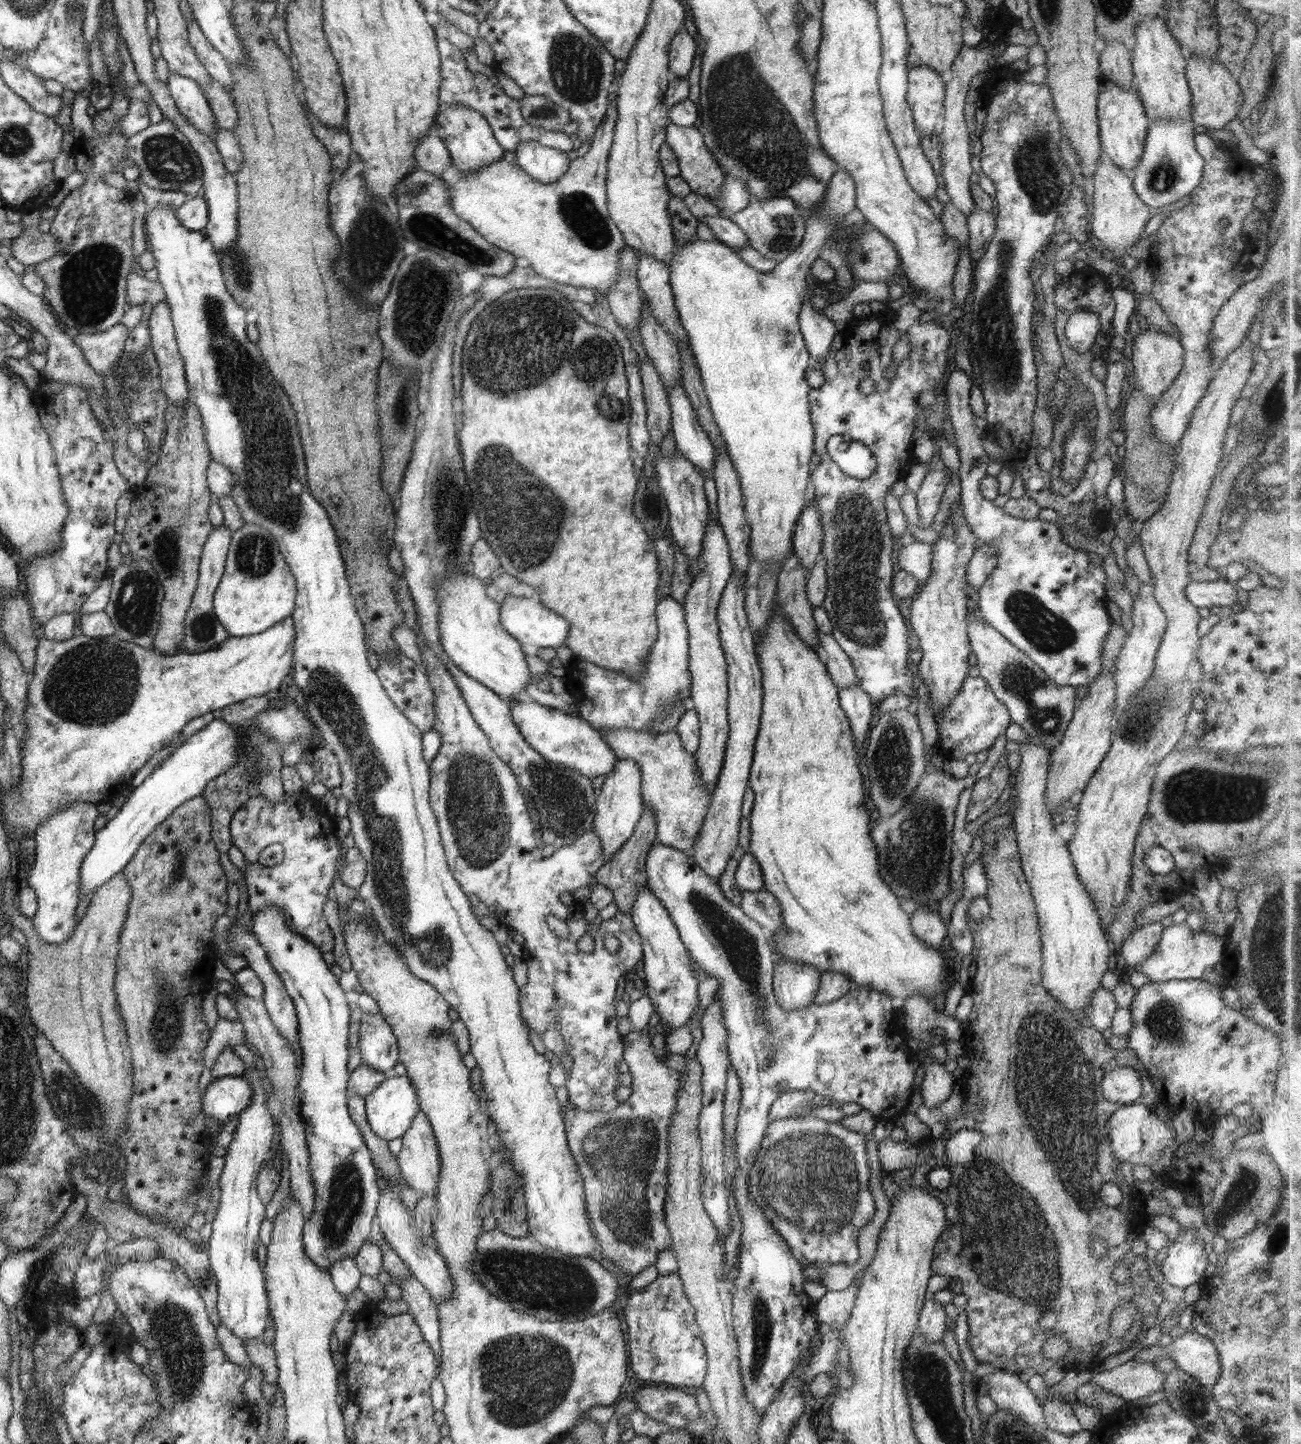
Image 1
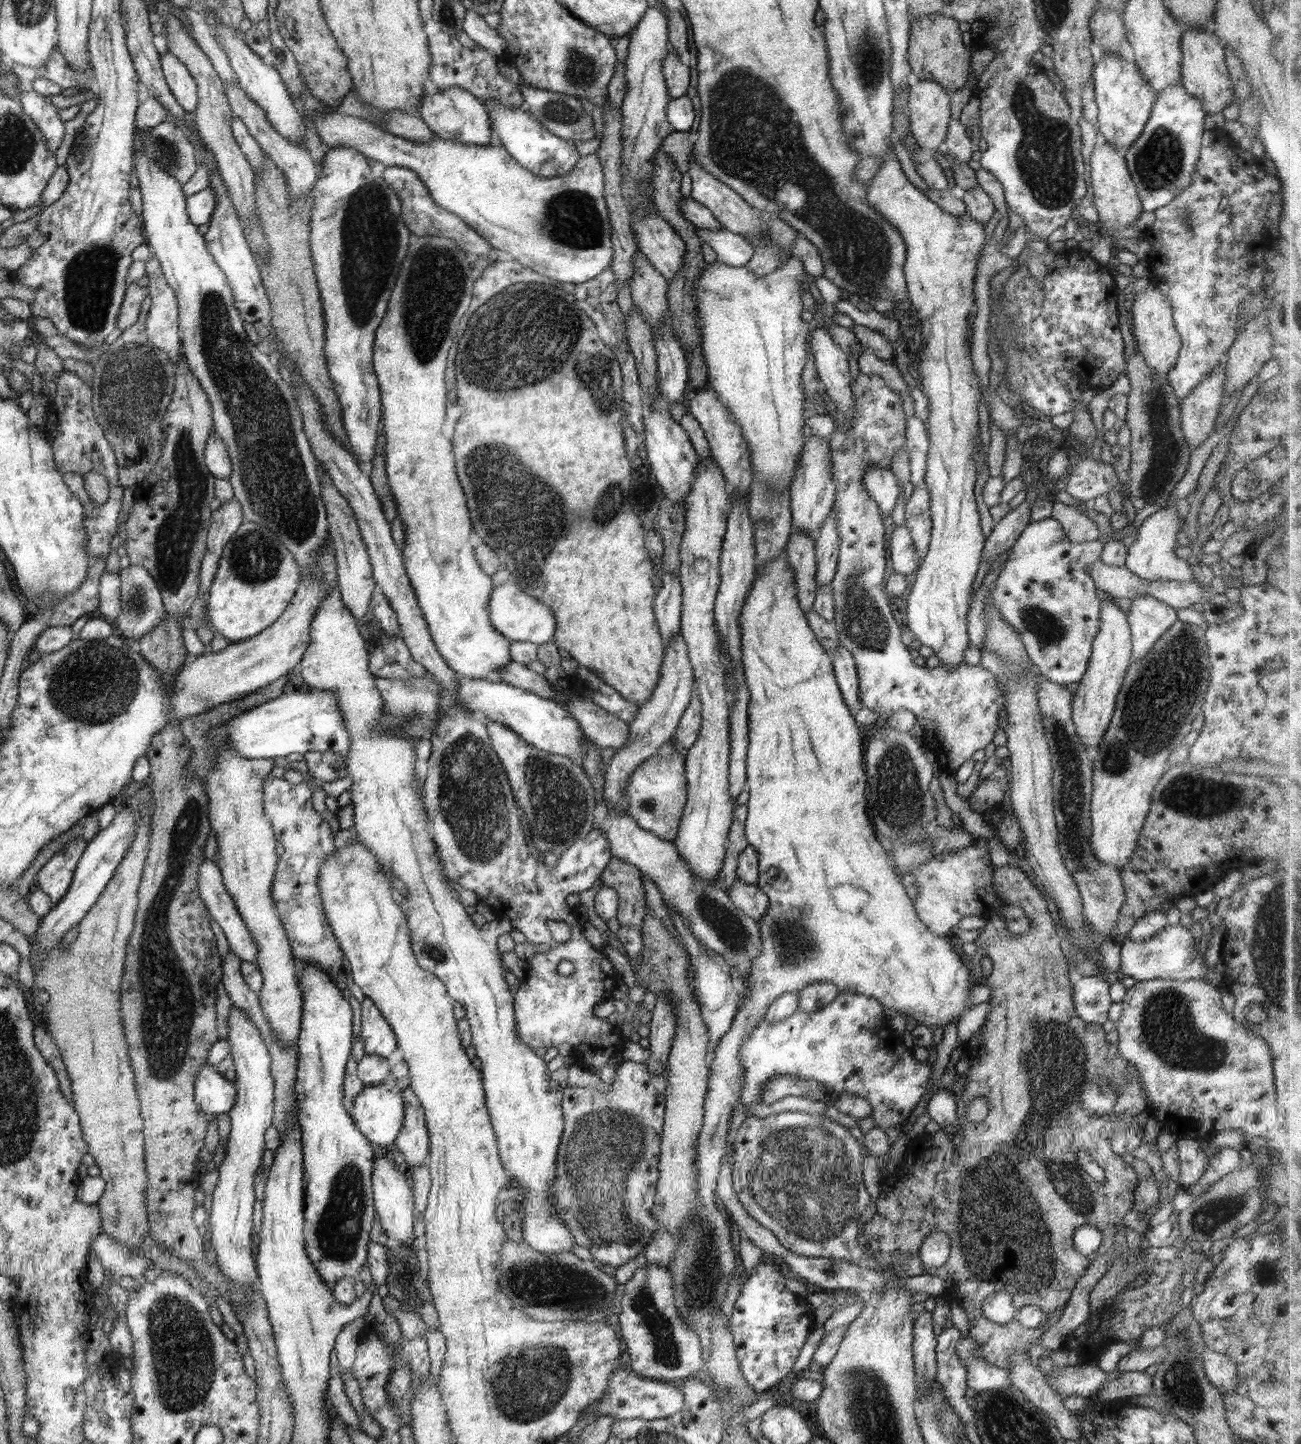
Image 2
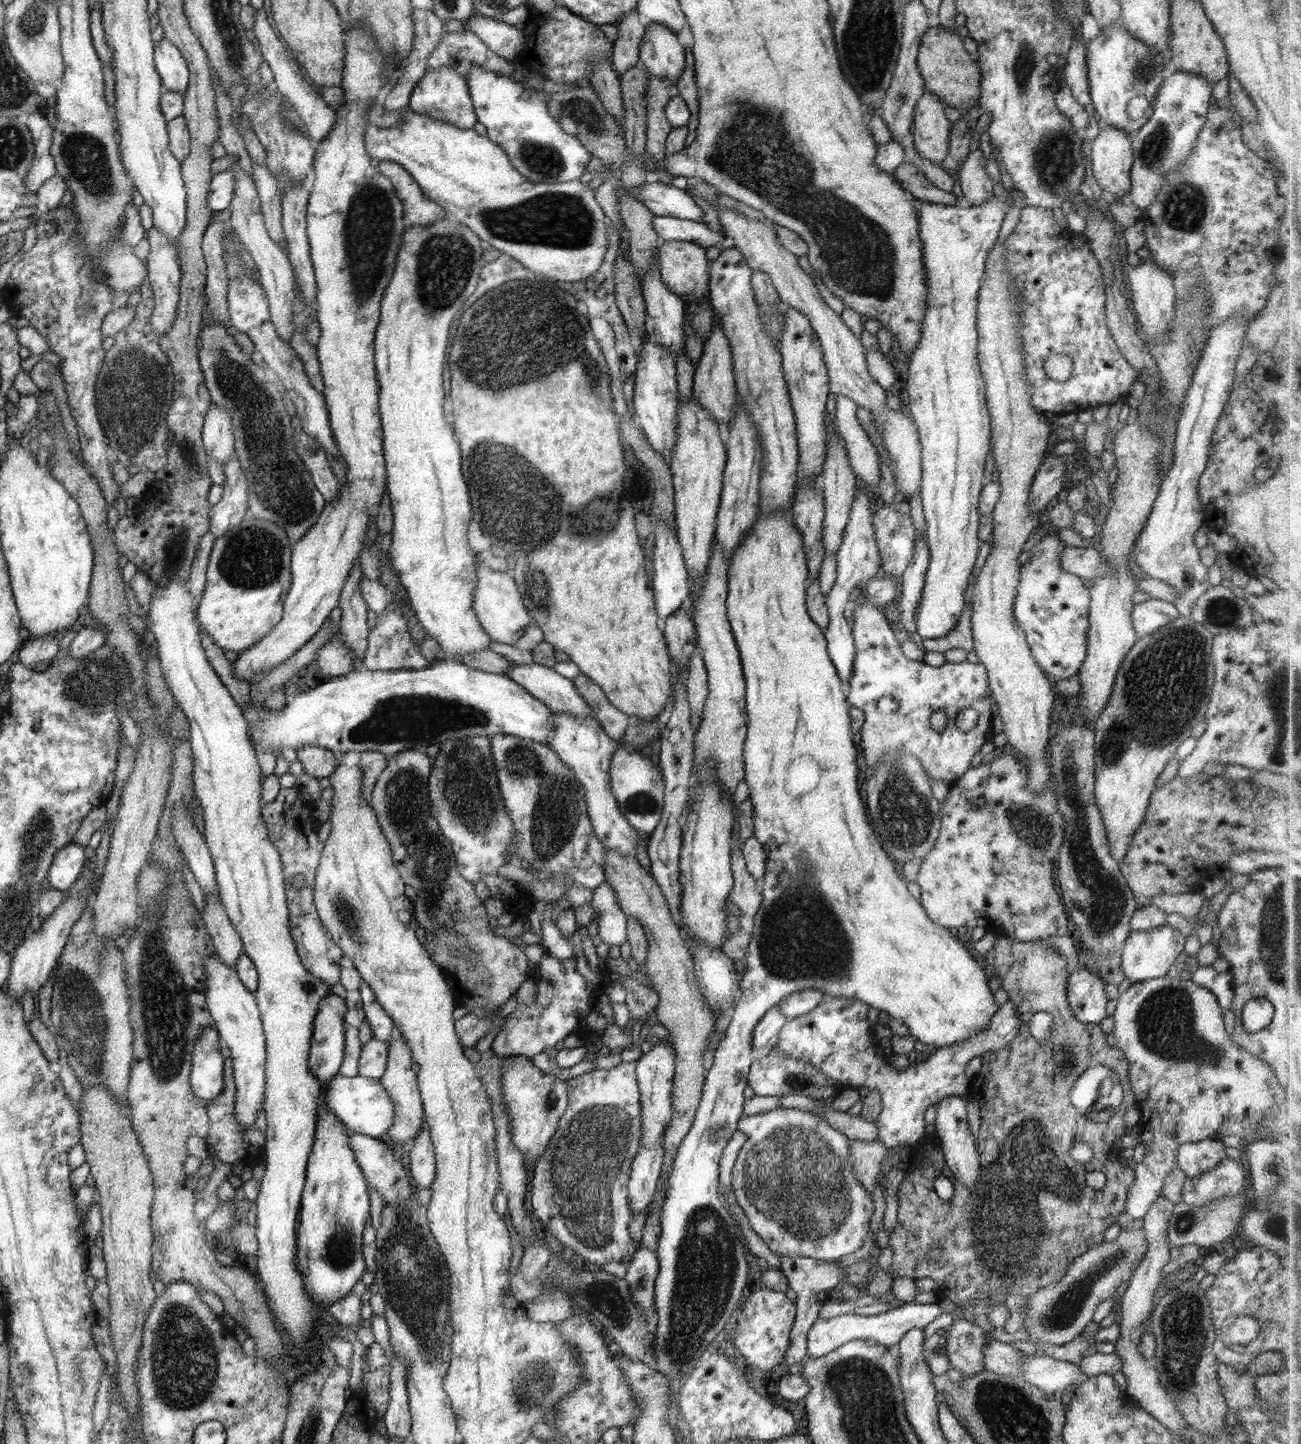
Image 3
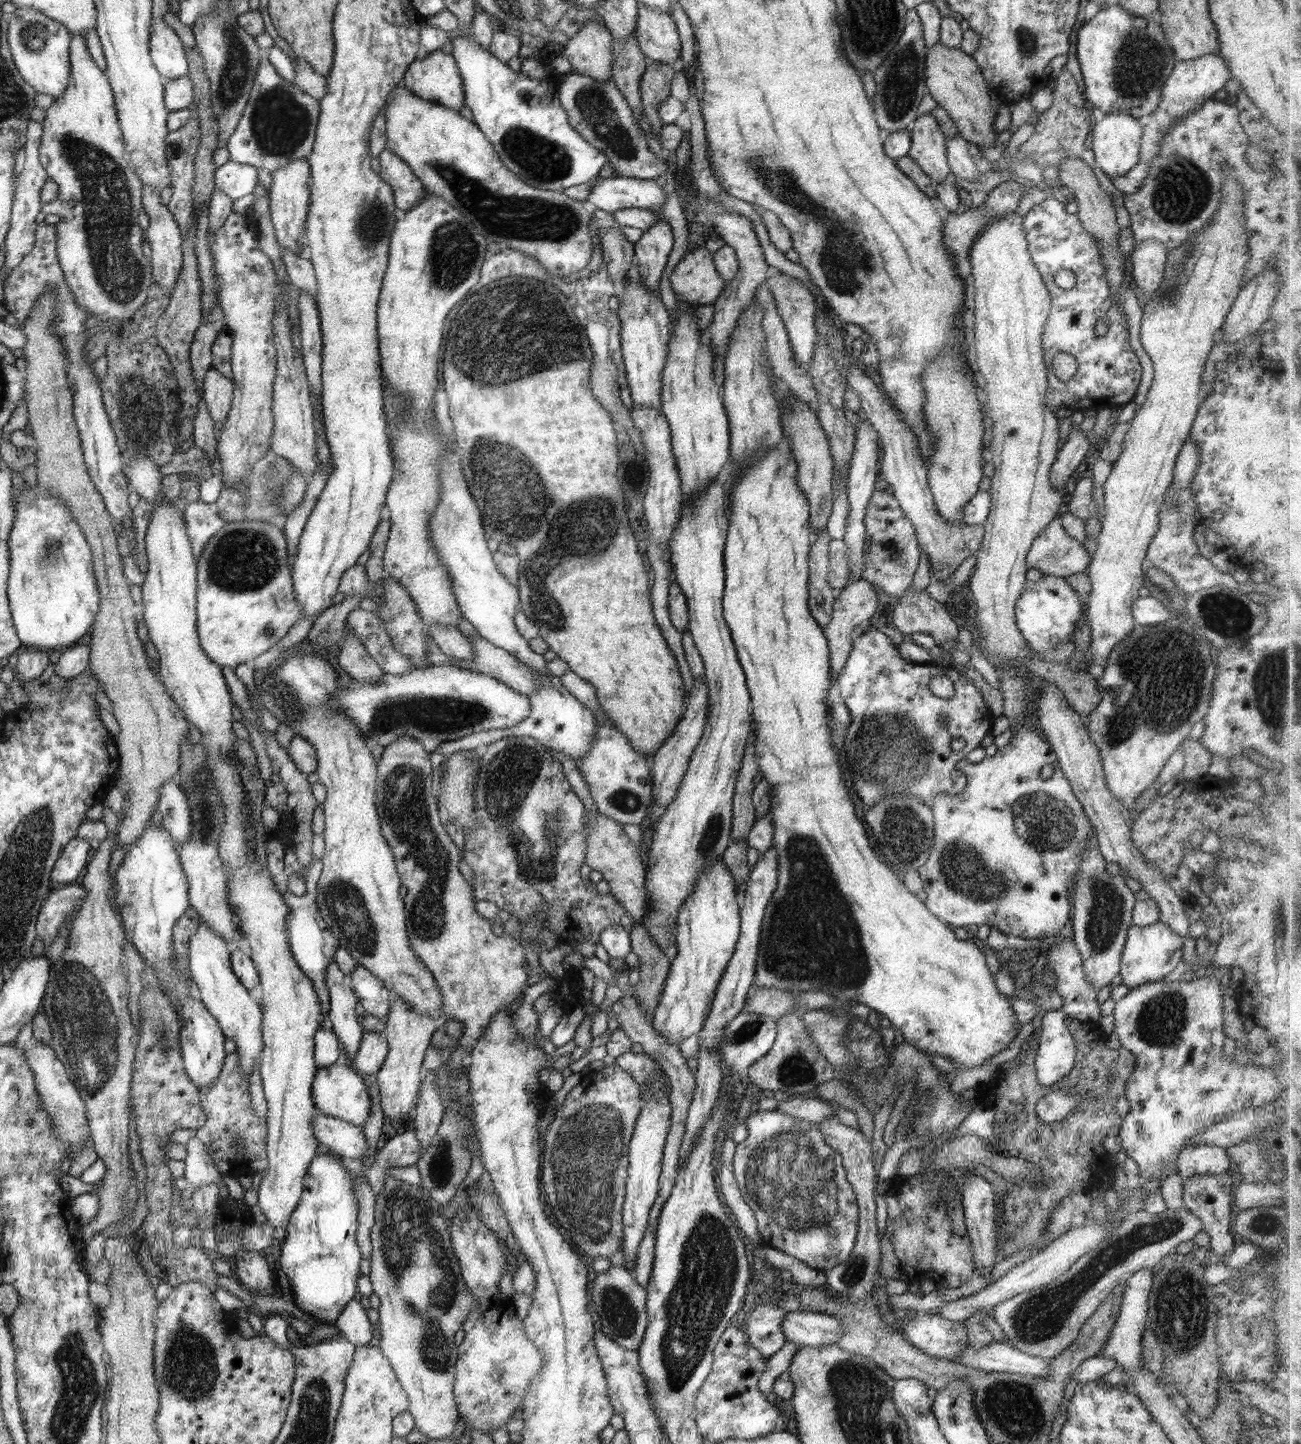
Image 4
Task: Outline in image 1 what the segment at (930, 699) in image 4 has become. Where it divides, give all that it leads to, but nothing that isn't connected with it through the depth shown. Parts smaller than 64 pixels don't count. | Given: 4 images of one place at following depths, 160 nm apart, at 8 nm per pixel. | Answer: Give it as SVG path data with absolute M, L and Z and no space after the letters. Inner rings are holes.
M886 304L884 311L880 312L871 312L864 318L856 319L854 324L847 325L845 330L843 331L845 337L845 345L843 350L838 351L831 351L829 352L825 358L821 358L818 360L820 365L820 370L823 372L824 376L824 383L822 386L818 388L811 388L809 390L809 411L811 416L811 421L813 422L813 429L815 432L815 439L814 439L814 448L815 453L820 455L821 463L814 469L812 472L812 480L814 482L814 508L818 510L820 516L820 520L822 520L822 551L823 555L826 555L826 578L827 578L827 595L825 596L824 602L822 606L827 610L828 616L831 618L831 623L833 626L832 629L832 636L836 642L838 642L839 646L846 652L846 655L852 661L855 675L859 680L859 687L866 691L870 698L875 702L878 703L883 701L884 699L892 696L894 697L896 694L907 694L908 696L915 699L916 693L913 689L912 685L913 682L917 681L916 670L912 665L912 662L909 660L909 644L908 644L908 626L906 626L906 622L904 621L904 617L900 613L898 606L896 606L896 602L894 602L894 593L891 591L892 582L893 582L893 574L894 574L894 564L892 563L892 553L894 552L894 540L891 534L891 531L888 527L887 522L887 513L886 513L886 496L888 496L888 491L892 488L892 484L898 480L904 479L908 472L909 468L914 463L914 453L913 453L913 442L912 442L912 434L914 434L914 426L916 420L916 402L918 400L918 396L922 390L933 390L935 386L938 386L942 380L944 380L944 368L946 366L946 358L948 355L946 351L948 350L949 346L952 344L950 343L950 333L948 330L938 326L934 322L920 322L919 319L910 326L907 332L908 342L910 344L910 352L908 357L902 362L900 362L896 368L896 374L894 377L888 379L886 378L886 374L884 371L892 364L892 350L894 350L894 345L902 335L898 330L893 327L893 320L894 316L896 316L896 311L891 309L888 304ZM889 313L894 313L892 319L889 317ZM864 378L871 378L874 380L876 384L876 391L866 395L865 393L860 392L860 388L858 387L860 381ZM842 435L848 436L852 440L861 442L870 448L872 454L877 458L877 469L874 471L874 474L870 476L870 478L865 478L861 480L857 480L851 476L845 474L845 472L840 468L839 464L836 464L830 455L828 454L826 445L827 440L831 436ZM968 675L958 694L935 716L935 722L940 738L937 754L948 759L964 759L967 754L990 749L996 739L1006 733L1011 716L1004 704L996 698L986 679L980 675Z

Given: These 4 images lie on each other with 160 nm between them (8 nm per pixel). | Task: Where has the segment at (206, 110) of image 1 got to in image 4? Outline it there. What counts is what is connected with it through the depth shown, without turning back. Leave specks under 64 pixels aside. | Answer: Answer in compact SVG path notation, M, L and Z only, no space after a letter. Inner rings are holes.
M164 18L155 19L149 48L158 72L169 80L176 80L190 73L188 54L182 40L166 24Z

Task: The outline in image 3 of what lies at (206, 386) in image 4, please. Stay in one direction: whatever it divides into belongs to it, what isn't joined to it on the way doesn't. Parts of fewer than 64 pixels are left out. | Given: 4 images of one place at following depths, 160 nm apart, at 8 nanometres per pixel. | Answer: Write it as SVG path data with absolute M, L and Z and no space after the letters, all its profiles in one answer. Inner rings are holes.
M212 403L205 416L203 435L209 456L214 457L224 466L235 454L235 436L229 410Z

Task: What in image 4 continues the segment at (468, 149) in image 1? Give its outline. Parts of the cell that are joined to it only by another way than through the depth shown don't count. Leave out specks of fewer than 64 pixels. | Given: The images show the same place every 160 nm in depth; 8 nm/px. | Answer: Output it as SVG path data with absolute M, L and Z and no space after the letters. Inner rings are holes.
M441 50L432 52L426 58L418 56L405 73L404 84L422 100L458 112L466 105L464 78L457 68L457 62L451 54L444 54Z

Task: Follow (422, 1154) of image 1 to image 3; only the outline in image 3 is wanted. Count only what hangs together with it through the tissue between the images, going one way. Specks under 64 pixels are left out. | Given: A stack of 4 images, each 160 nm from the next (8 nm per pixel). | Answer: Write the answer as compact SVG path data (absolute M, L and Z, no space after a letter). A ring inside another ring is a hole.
M396 1028L393 1039L389 1042L388 1067L385 1068L385 1074L381 1076L380 1081L388 1089L392 1101L396 1105L397 1116L388 1134L394 1142L406 1147L409 1147L413 1140L421 1135L420 1126L424 1122L420 1085L416 1082L416 1072L412 1070L414 1062L413 1050L410 1049L408 1042Z

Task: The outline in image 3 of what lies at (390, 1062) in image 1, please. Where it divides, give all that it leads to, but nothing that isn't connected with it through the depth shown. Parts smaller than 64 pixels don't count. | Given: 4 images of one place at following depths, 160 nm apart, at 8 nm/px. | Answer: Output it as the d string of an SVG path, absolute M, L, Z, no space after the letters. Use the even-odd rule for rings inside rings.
M362 980L359 991L362 996L360 1002L365 1013L365 1021L368 1022L370 1030L372 1030L372 1038L374 1040L382 1040L382 1042L390 1042L396 1030L393 1018L382 1008L376 994L366 984L366 981Z

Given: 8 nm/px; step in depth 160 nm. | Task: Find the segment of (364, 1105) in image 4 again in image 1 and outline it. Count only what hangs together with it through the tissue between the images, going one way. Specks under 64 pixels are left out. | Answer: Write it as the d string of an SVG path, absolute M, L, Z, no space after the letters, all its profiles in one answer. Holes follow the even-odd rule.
M388 1075L376 1091L365 1096L365 1110L368 1125L378 1138L388 1141L400 1138L409 1131L418 1112L421 1111L416 1085L412 1083L409 1076Z

